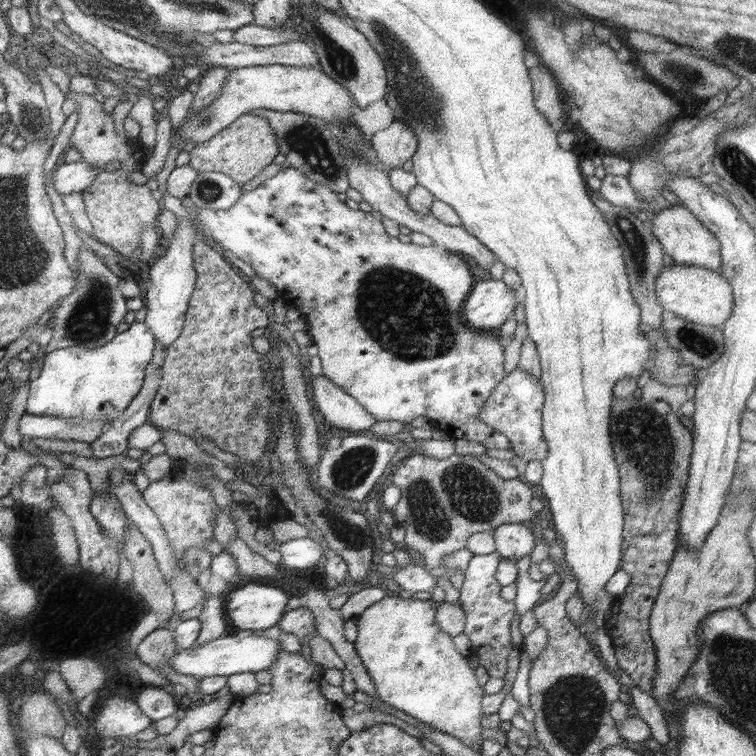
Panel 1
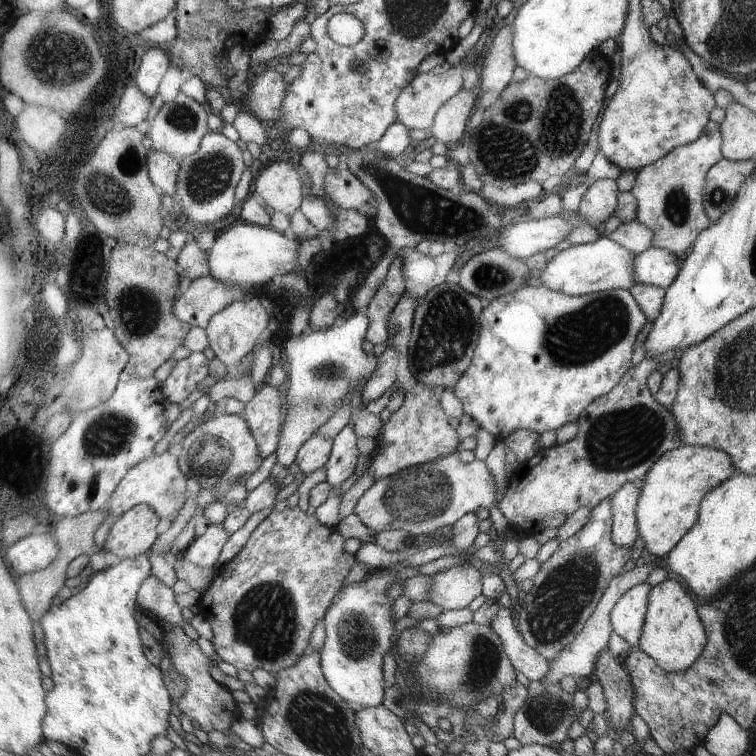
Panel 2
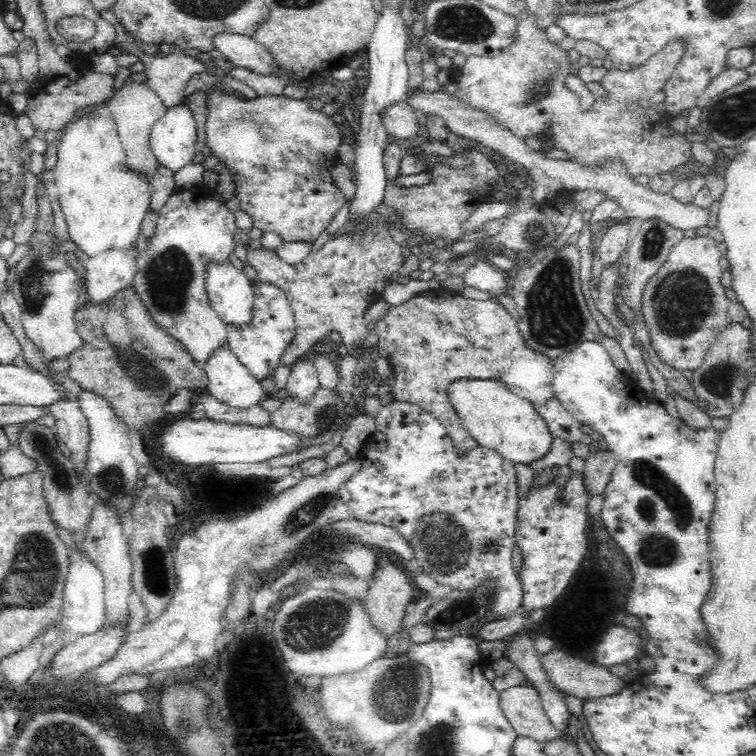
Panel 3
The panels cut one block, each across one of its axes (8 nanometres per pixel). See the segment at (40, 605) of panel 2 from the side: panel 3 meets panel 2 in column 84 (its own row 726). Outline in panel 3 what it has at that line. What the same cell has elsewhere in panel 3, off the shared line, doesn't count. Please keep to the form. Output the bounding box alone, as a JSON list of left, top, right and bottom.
[500,688,560,744]

